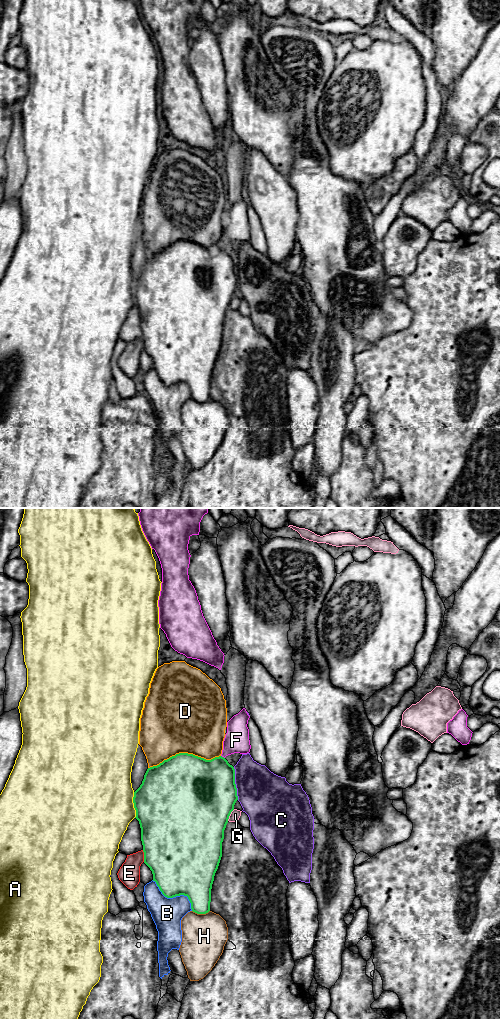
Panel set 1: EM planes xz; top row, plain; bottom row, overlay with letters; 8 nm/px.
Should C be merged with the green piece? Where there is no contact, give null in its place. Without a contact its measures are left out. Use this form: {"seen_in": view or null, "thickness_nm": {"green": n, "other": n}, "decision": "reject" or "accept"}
{"seen_in": "xz", "thickness_nm": {"green": 500, "other": 380}, "decision": "reject"}

